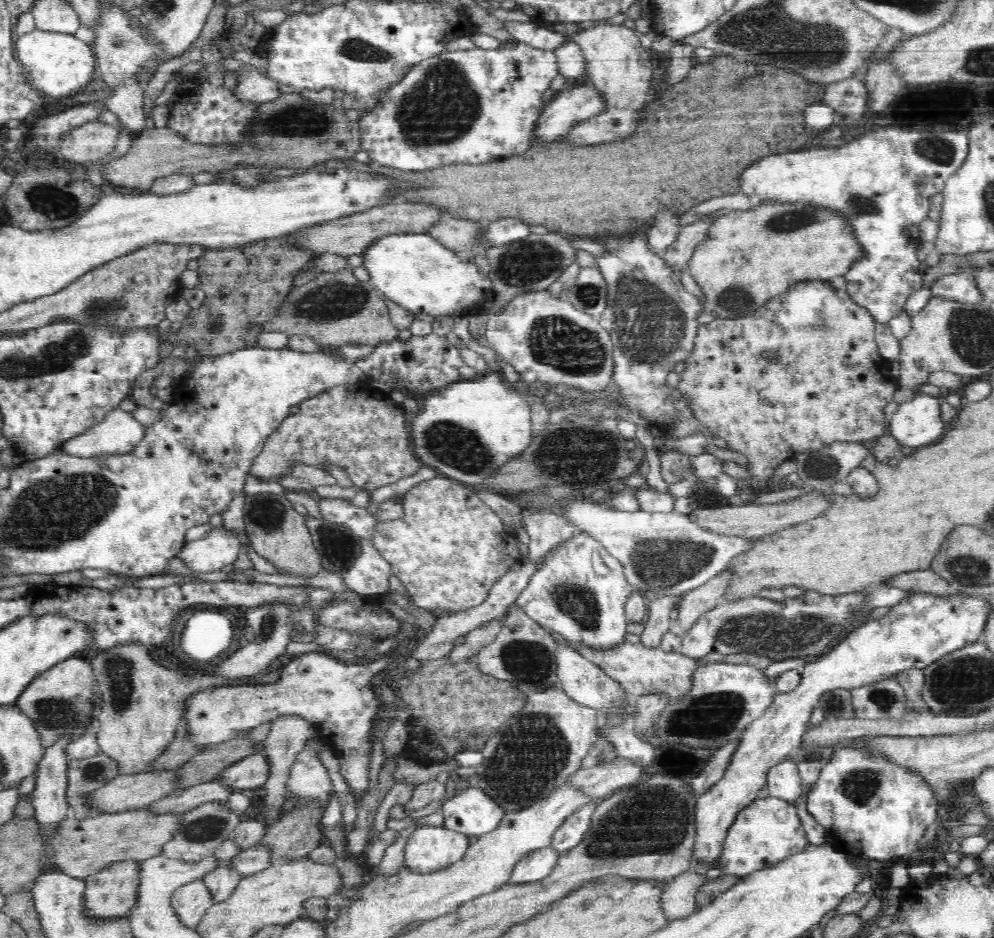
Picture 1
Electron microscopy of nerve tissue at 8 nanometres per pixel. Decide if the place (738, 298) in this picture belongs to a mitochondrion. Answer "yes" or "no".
yes

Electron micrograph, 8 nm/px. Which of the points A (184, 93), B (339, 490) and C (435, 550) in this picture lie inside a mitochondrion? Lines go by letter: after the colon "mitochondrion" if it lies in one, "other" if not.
A: other
B: other
C: other

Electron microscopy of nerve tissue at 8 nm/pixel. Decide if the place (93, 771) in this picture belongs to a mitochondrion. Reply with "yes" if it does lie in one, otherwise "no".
yes

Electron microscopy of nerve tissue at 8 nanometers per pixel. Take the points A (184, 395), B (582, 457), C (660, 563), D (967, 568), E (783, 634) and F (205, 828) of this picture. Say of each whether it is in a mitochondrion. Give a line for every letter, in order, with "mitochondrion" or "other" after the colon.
A: other
B: mitochondrion
C: mitochondrion
D: mitochondrion
E: mitochondrion
F: mitochondrion

